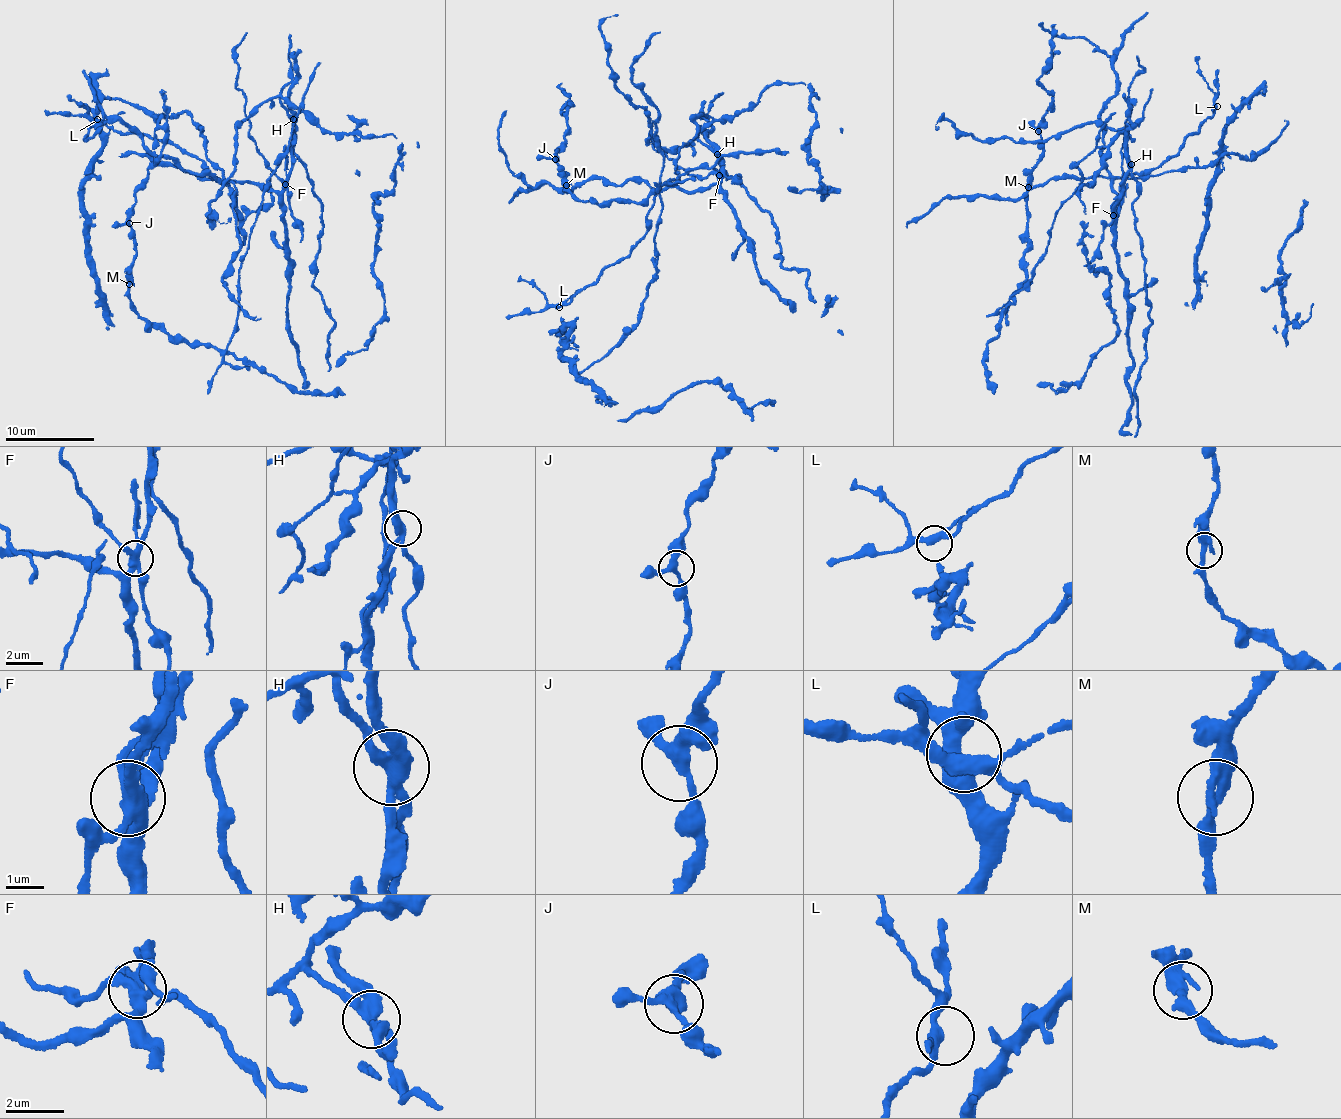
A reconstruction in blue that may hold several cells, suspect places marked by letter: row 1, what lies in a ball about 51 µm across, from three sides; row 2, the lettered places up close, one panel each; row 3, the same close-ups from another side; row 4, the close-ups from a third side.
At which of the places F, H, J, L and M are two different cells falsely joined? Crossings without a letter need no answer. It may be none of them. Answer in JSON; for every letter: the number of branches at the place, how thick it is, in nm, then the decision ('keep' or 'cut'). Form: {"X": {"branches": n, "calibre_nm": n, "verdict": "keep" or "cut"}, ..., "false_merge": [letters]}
{"F": {"branches": 5, "calibre_nm": 360, "verdict": "cut"}, "H": {"branches": 3, "calibre_nm": 320, "verdict": "cut"}, "J": {"branches": 3, "calibre_nm": 260, "verdict": "keep"}, "L": {"branches": 3, "calibre_nm": 320, "verdict": "keep"}, "M": {"branches": 3, "calibre_nm": 240, "verdict": "keep"}, "false_merge": ["F", "H"]}

